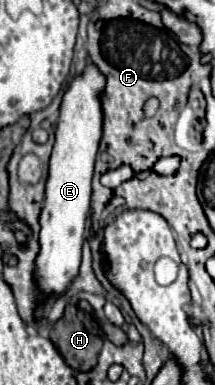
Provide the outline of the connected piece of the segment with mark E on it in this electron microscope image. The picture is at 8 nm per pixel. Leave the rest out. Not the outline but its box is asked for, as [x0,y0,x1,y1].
[36,64,104,294]

